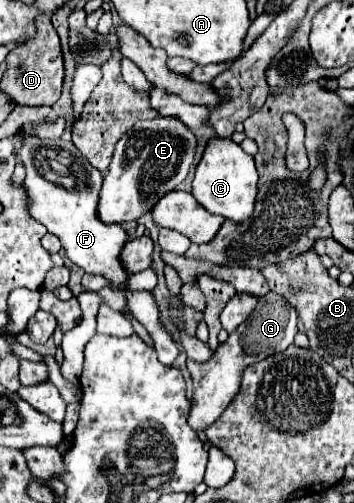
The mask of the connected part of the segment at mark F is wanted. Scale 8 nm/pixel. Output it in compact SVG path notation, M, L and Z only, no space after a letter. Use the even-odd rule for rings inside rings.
M34 134L26 136L16 148L20 162L26 168L24 192L28 196L30 216L44 224L50 234L58 236L66 256L88 274L100 274L112 282L112 290L122 290L126 270L120 268L120 250L126 244L126 232L120 226L108 226L96 218L96 202L102 174L78 152L72 142L40 140Z

